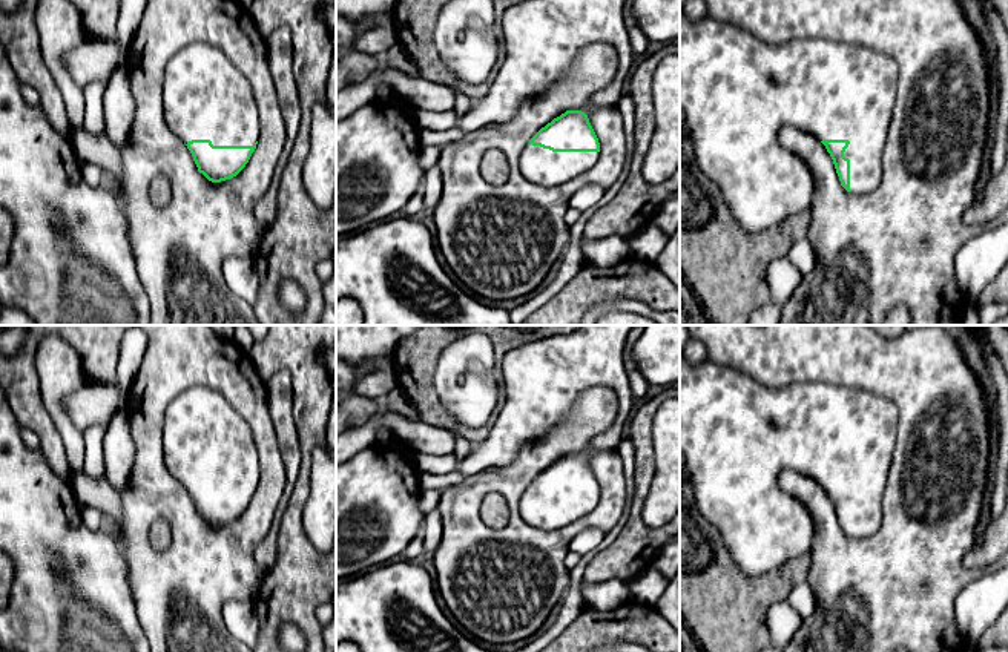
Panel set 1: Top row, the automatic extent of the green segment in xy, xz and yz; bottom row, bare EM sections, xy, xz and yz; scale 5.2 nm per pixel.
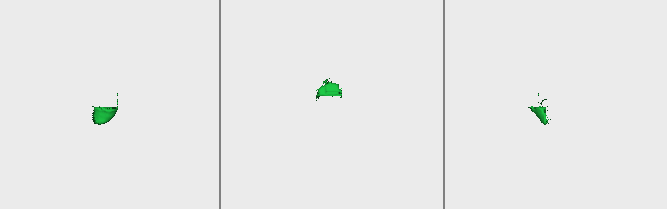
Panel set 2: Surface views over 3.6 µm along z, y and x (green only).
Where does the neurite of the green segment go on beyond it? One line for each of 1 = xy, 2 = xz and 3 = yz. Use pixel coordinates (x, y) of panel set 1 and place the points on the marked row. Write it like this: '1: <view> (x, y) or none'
1: xy (206, 97)
2: xz (540, 39)
3: yz (737, 92)

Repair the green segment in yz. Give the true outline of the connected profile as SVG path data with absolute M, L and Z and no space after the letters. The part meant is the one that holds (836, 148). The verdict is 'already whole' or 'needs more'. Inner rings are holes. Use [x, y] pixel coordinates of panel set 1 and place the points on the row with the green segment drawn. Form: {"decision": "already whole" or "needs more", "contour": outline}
{"decision": "needs more", "contour": "M680 11L680 109L684 112L700 169L716 184L735 221L747 232L775 227L786 218L809 210L812 204L813 176L799 156L781 146L778 135L782 127L815 135L830 153L847 192L864 195L879 186L898 77L898 64L868 46L822 40L769 44L730 23L720 23L709 15L690 21Z"}

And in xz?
{"decision": "needs more", "contour": "M624 0L520 2L503 11L502 41L503 63L492 84L486 95L473 103L471 109L457 120L457 126L465 133L511 120L528 98L563 78L572 60L589 43L608 43L615 49L618 64L612 81L594 92L589 104L581 110L566 110L542 127L519 158L522 175L542 187L562 186L592 169L600 158L600 143L586 114L591 109L615 106L626 94L626 83L632 71L634 52L624 25Z"}

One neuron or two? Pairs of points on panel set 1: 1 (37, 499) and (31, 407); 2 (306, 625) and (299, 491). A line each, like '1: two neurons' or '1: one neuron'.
1: two neurons
2: one neuron

